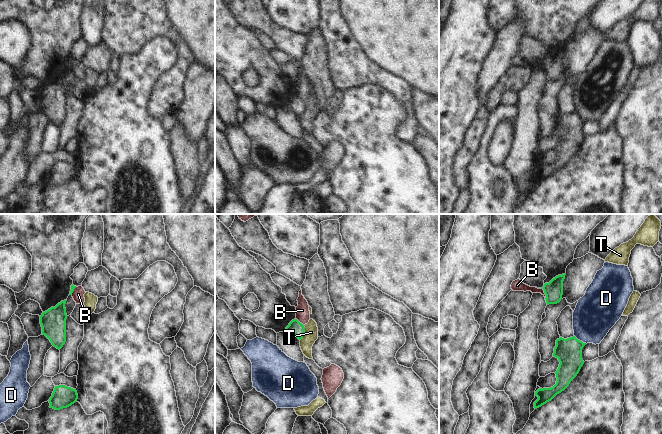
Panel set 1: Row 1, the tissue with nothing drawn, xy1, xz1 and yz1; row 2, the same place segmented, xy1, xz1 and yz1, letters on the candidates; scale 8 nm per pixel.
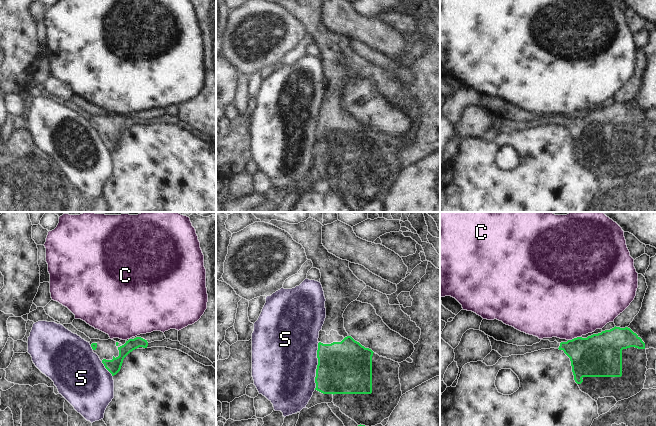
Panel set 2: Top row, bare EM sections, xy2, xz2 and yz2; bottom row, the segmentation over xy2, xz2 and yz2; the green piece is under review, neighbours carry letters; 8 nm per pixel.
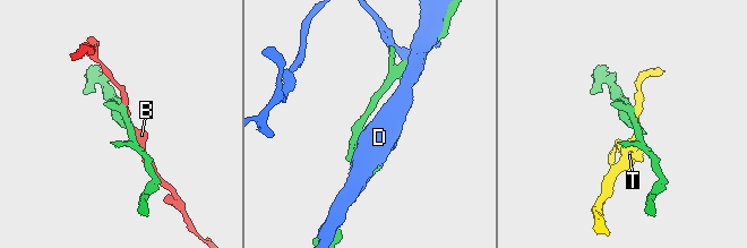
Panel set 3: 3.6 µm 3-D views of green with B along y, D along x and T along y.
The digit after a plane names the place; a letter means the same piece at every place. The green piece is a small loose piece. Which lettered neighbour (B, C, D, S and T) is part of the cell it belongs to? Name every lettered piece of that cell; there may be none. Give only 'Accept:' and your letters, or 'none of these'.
Accept: none of these

